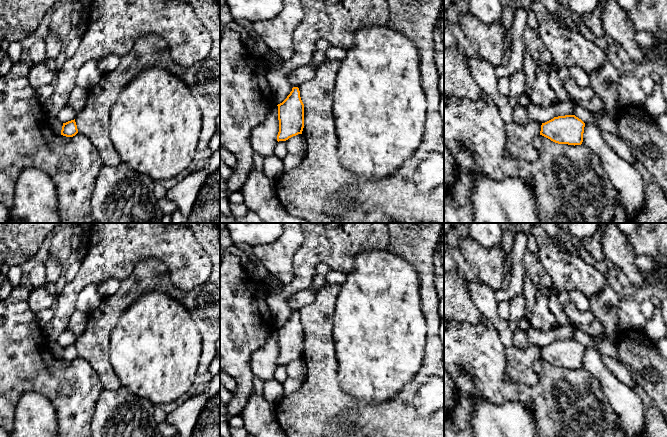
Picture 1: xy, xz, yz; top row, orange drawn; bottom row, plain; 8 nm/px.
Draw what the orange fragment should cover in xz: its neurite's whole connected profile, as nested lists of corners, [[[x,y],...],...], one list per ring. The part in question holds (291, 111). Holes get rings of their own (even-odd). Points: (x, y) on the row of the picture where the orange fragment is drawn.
[[[293,87],[287,98],[278,106],[279,132],[277,141],[302,134],[304,128],[304,104],[298,87]]]

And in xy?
[[[74,120],[63,123],[61,135],[66,137],[73,137],[78,133],[77,125]]]

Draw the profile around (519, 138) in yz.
[[[530,120],[526,125],[513,121],[505,123],[506,151],[509,156],[528,162],[538,158],[534,147],[534,139],[540,135],[542,123]]]

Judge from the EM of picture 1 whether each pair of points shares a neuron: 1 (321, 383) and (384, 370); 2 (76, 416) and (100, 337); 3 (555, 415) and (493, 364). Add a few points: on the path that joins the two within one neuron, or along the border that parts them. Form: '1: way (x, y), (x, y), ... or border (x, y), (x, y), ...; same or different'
1: border (335, 356), (339, 385), (352, 397); different
2: border (78, 356), (83, 358), (95, 371), (104, 387); different
3: way (538, 398), (513, 392), (502, 381); same

